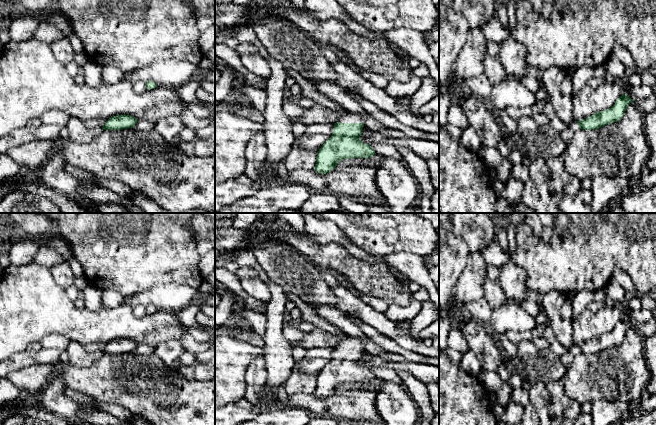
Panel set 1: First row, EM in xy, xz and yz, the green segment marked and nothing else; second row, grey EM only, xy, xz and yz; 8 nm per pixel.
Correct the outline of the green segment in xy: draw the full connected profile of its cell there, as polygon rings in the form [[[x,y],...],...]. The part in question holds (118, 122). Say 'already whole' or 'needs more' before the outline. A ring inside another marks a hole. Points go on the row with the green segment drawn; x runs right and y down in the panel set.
already whole | [[[117,115],[109,118],[102,130],[121,130],[121,129],[128,129],[135,126],[137,123],[137,119],[131,115]]]

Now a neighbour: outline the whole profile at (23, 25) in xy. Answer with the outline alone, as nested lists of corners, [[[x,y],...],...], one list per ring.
[[[17,12],[8,25],[10,40],[27,41],[33,39],[34,33],[42,21],[43,14]]]

